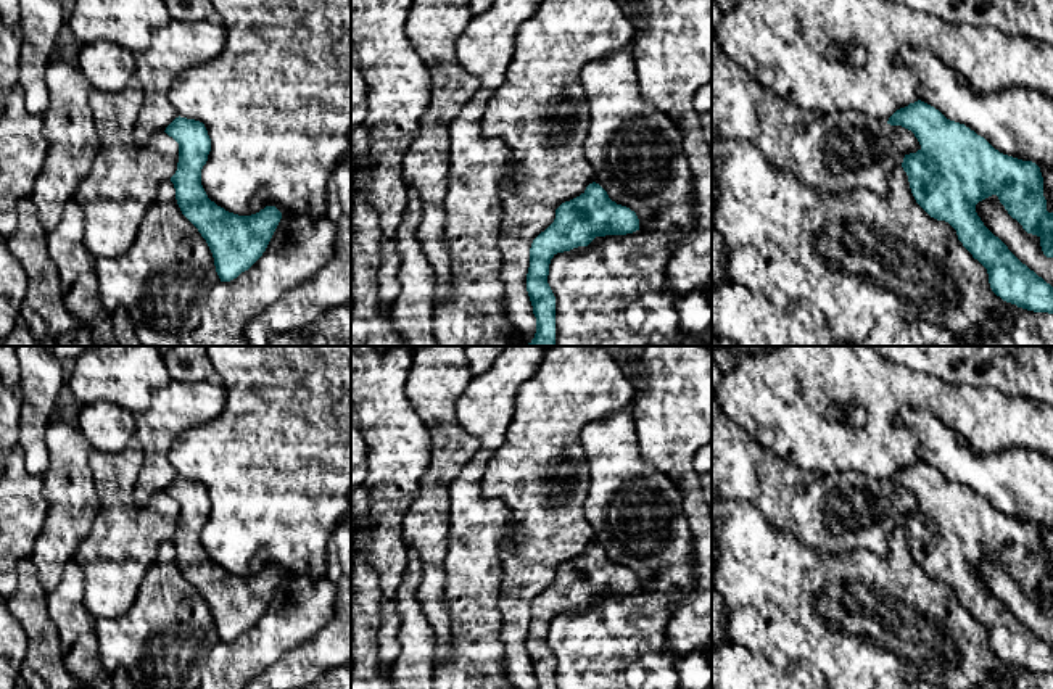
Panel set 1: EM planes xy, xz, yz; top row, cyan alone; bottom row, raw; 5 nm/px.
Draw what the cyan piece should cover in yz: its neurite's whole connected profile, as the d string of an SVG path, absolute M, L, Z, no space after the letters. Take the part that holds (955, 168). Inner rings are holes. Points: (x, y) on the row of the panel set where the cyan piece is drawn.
M921 100L897 109L887 124L902 126L918 138L921 148L905 155L902 163L911 193L931 217L945 221L956 230L963 246L987 269L992 291L1018 307L1053 314L1053 287L1022 264L976 212L979 201L997 195L1008 214L1027 233L1040 238L1043 254L1053 258L1053 212L1047 211L1040 167L1032 161L1000 153L984 137L964 124L947 119Z

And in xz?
M596 182L555 209L554 222L530 248L526 291L536 317L536 333L525 346L555 346L555 296L547 283L551 259L557 253L588 246L596 237L626 235L636 230L636 212L612 201Z

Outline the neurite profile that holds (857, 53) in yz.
M834 43L832 48L829 50L829 56L839 58L849 63L857 63L857 64L865 64L868 60L866 50L861 43L855 43L849 50Z

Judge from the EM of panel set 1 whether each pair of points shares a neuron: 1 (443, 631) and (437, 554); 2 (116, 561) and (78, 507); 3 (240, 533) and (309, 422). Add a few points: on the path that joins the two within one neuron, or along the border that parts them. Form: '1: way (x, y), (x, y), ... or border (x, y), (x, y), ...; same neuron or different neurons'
1: way (437, 612), (433, 607), (433, 573); same neuron
2: border (99, 490), (100, 511), (73, 557); different neurons
3: way (268, 506), (277, 496), (279, 462), (289, 449); same neuron

